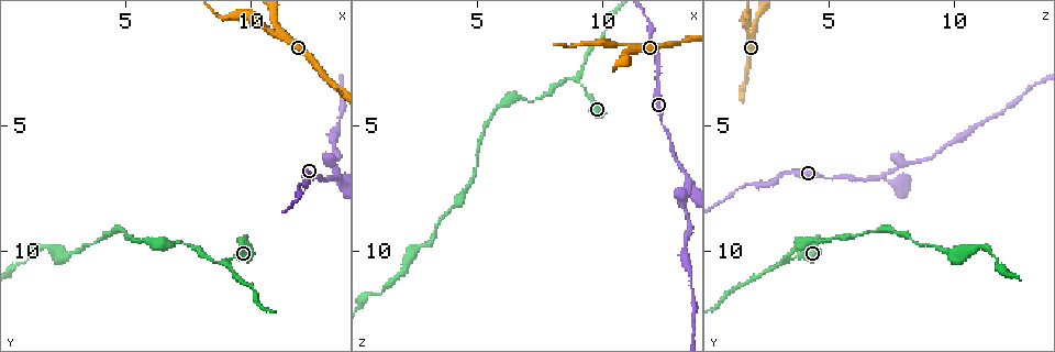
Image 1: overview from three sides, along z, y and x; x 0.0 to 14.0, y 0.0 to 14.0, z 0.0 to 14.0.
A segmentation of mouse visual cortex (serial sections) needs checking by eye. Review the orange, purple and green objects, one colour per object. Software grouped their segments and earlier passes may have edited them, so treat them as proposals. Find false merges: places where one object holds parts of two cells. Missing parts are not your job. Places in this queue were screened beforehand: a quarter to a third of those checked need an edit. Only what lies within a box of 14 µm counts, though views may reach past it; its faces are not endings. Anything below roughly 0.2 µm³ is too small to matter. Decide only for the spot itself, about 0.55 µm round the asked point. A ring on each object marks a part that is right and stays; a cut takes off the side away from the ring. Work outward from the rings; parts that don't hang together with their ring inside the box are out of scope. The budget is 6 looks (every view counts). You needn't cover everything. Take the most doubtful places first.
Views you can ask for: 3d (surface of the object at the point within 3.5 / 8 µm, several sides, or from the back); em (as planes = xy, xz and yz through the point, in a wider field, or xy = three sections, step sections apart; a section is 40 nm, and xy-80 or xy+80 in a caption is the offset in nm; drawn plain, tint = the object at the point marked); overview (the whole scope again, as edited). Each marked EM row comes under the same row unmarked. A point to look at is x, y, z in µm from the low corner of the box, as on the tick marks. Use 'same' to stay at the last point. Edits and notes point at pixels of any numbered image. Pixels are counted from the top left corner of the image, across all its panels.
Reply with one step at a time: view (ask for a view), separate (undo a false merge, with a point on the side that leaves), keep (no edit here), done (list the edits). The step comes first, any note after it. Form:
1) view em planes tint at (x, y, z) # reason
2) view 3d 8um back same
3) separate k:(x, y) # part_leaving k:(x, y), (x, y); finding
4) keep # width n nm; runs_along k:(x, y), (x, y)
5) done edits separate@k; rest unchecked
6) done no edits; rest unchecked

view 3d 3.5um at (8.9, 10.4, 3.1) # a fork

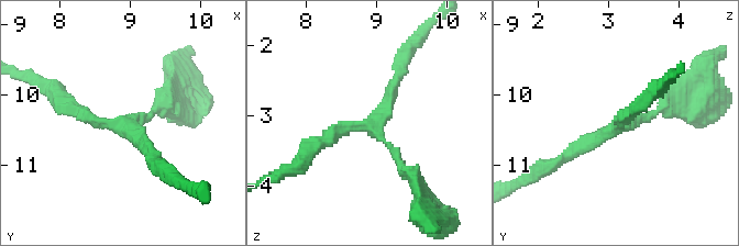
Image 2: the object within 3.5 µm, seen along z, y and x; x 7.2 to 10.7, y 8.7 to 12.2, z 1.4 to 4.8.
view em xy step 5 tint at (8.95, 10.45, 3.20) # arms 3; arm_widths 150, 200, 200 nm; need the tissue

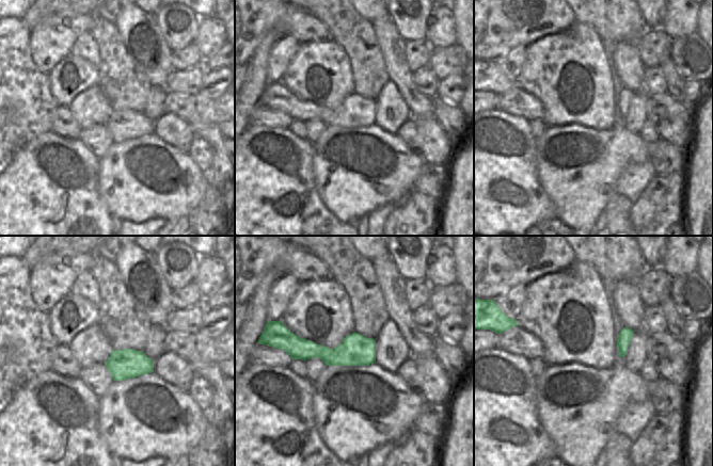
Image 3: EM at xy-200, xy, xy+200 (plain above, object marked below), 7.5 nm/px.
keep # runs_along 2:(417, 181), (370, 125), (308, 148); all the same cell

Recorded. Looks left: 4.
view 3d 3.5um at (13.4, 7.0, 7.1) # narrows sharply

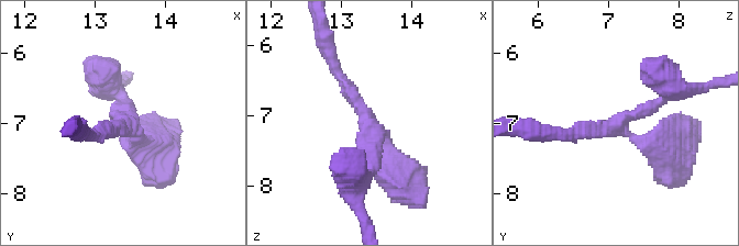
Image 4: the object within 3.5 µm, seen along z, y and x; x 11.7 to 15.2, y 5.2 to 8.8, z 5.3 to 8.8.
view em xy step 5 tint at (13.35, 7.05, 7.10) # need the tissue

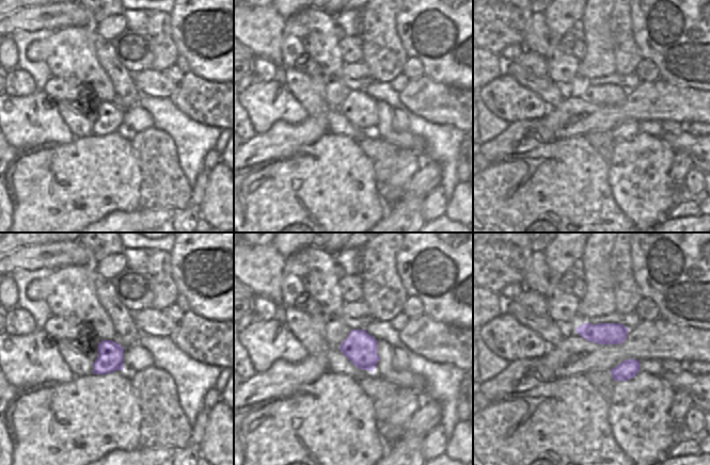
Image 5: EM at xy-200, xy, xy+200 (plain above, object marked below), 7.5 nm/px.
keep # runs_along 4:(556, 132), (602, 132), (672, 91); all the same cell

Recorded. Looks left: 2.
done no edits; rest unchecked

